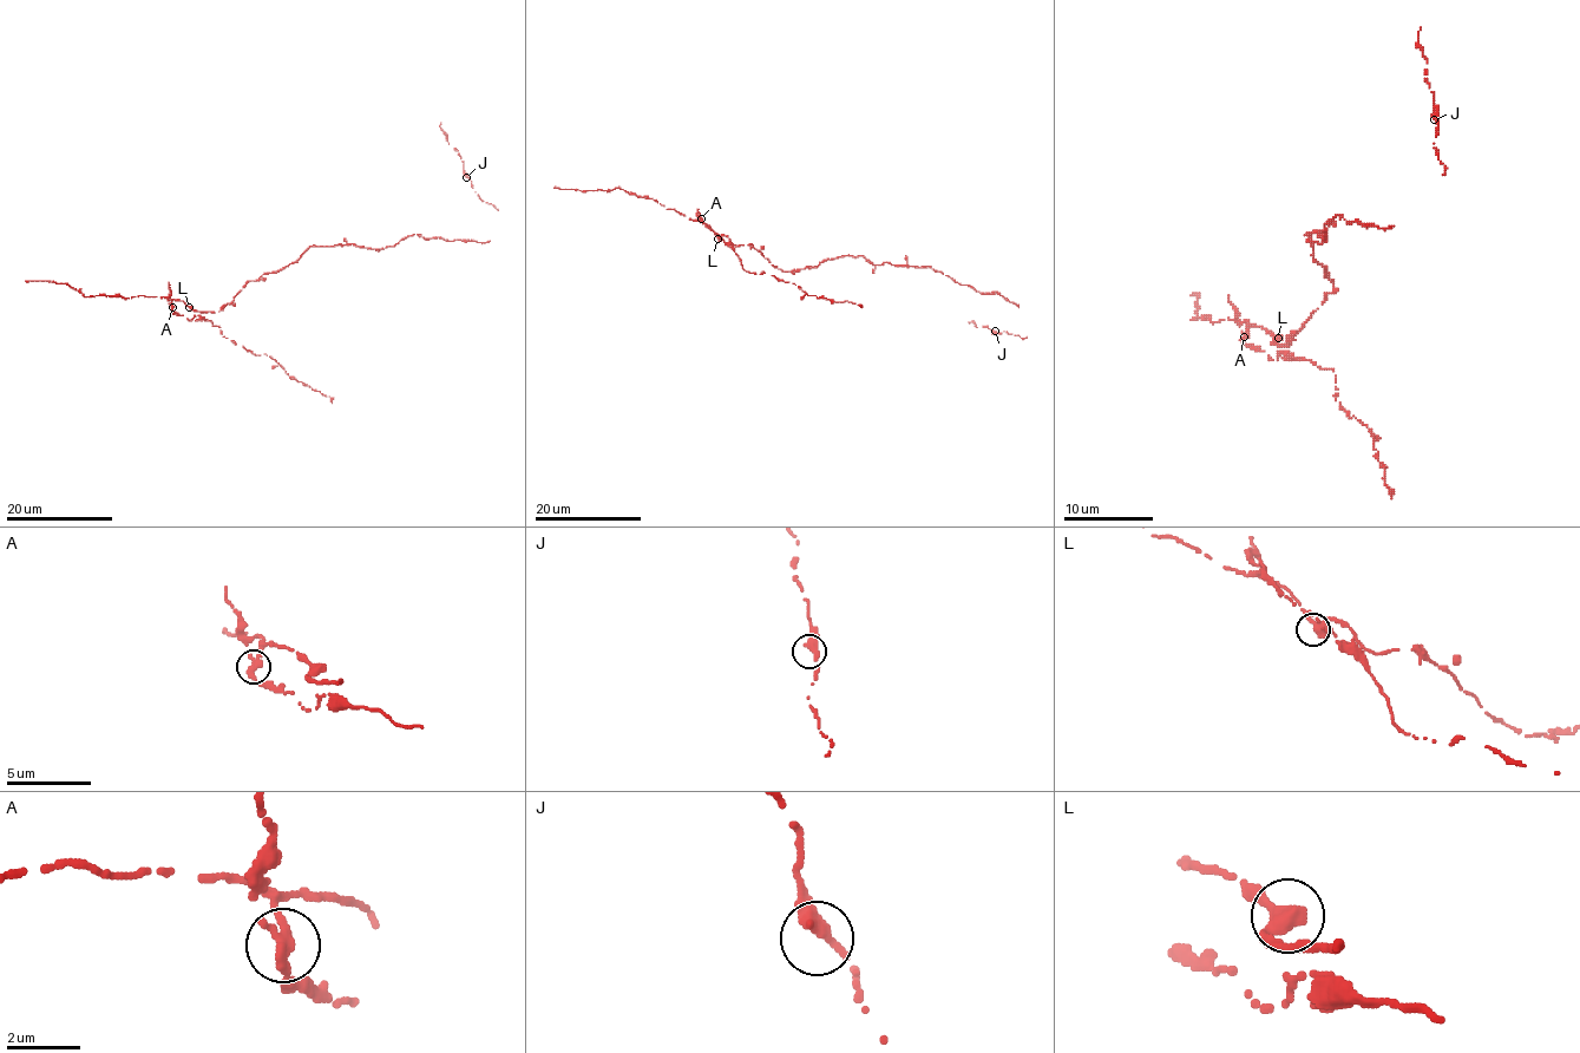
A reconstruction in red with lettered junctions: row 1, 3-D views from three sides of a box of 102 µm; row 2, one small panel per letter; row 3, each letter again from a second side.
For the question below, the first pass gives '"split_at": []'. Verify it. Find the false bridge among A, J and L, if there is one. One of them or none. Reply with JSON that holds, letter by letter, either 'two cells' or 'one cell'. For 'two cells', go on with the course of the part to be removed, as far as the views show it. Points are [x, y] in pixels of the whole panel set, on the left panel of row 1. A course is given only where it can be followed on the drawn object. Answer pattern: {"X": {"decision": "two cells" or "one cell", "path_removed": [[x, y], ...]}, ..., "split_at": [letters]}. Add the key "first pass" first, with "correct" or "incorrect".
{"first pass": "incorrect", "A": {"decision": "two cells", "path_removed": [[172, 307], [190, 320], [195, 315], [210, 320], [256, 355], [266, 354], [332, 403]]}, "J": {"decision": "one cell"}, "L": {"decision": "one cell"}, "split_at": ["A"]}

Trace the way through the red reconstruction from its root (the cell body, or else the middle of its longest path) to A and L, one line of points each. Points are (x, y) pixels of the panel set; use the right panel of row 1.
A: (1306, 235), (1333, 293), (1289, 346), (1276, 345), (1271, 333), (1251, 325), (1244, 338)
L: (1306, 235), (1333, 293), (1289, 346), (1276, 345), (1278, 338)

